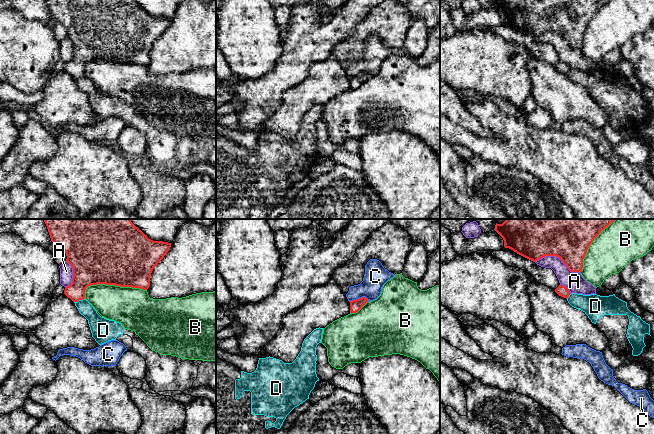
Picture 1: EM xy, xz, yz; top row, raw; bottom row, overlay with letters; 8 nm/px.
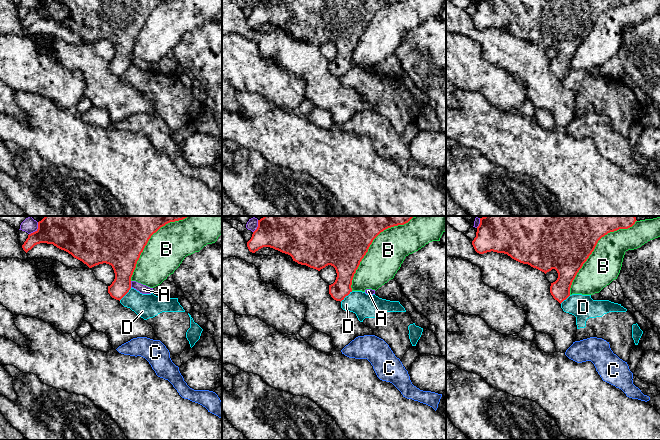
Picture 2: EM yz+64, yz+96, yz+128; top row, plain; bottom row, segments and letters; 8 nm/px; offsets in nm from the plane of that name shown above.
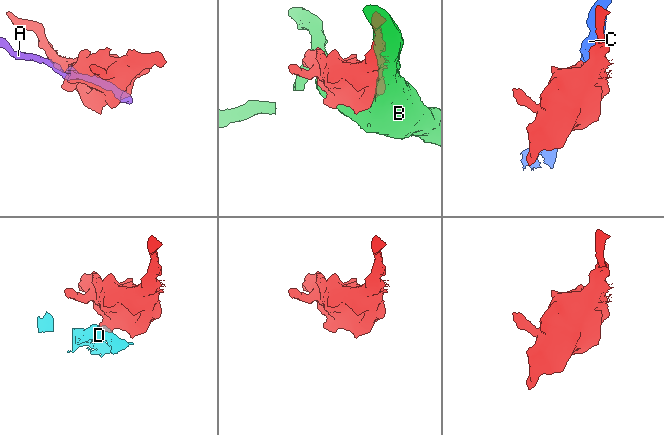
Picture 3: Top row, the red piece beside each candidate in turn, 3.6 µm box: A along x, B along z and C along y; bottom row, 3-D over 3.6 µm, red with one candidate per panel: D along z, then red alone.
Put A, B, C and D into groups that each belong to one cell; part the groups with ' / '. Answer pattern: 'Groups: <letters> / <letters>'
Groups: A / B / C / D

